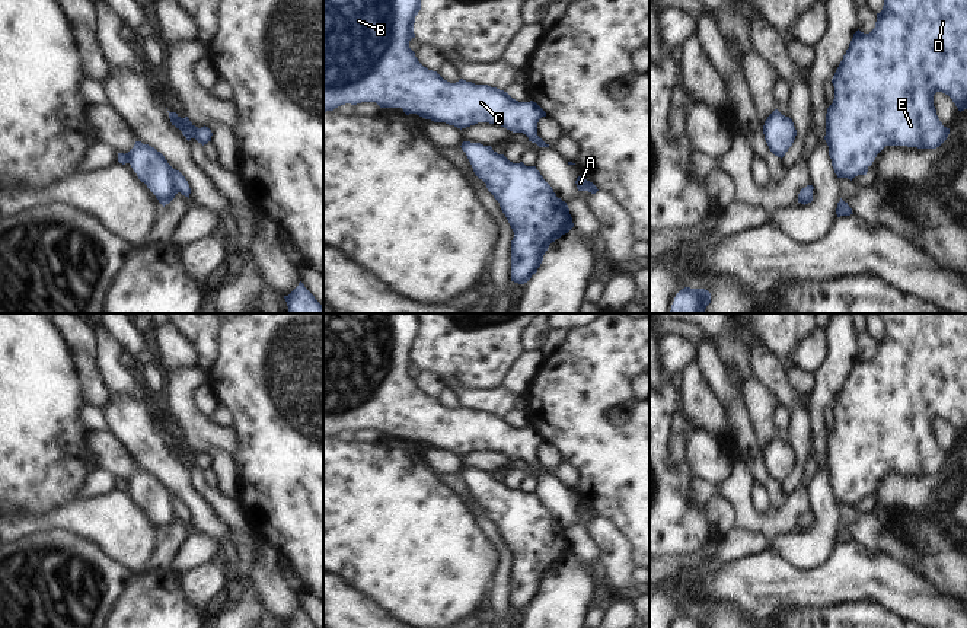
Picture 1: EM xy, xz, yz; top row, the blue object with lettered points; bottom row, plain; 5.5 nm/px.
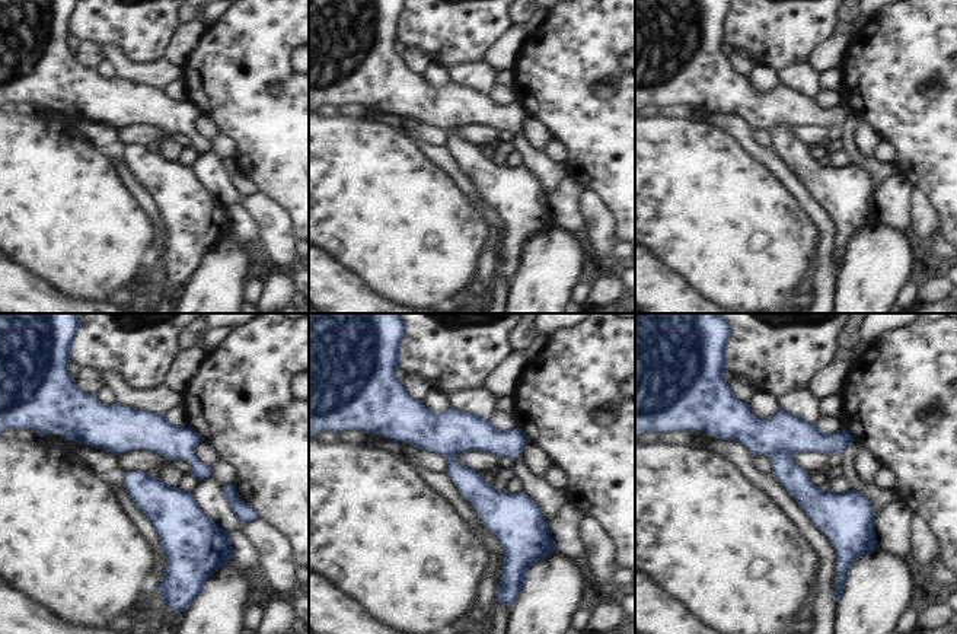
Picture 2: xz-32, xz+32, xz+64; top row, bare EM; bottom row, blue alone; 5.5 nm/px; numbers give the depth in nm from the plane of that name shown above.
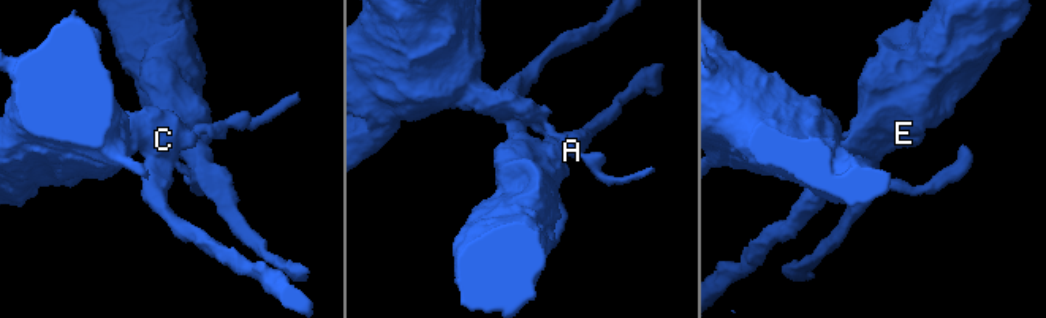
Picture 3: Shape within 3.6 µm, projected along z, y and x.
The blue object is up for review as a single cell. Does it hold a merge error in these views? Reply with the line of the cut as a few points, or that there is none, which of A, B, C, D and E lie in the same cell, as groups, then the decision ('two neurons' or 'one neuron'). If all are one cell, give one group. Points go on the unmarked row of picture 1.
cut none; groups A B C D E; one neuron

